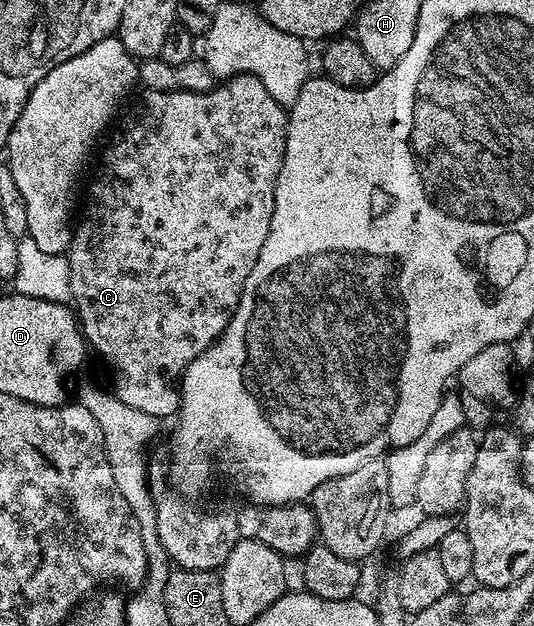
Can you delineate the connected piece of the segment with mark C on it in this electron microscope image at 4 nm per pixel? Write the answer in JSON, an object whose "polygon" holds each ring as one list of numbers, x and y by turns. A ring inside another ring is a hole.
{"polygon":[[242,72,238,76,229,76,223,82,217,83,208,92,159,92,158,90,147,90,143,93,144,97,137,102,132,108,132,113,124,120,124,125,120,128,120,137,109,146,104,152,104,157,100,160,100,169,96,172,96,177,92,180,92,189,88,192,88,205,84,208,84,217,79,217,78,223,75,225,72,241,66,253,68,257,68,265,70,266,70,286,72,287,71,303,74,305,74,311,80,321,81,329,89,349,92,348,98,355,104,359,106,367,112,371,111,387,116,393,116,397,122,402,126,402,128,406,134,406,134,410,142,410,142,414,150,414,157,418,165,418,164,416,175,417,180,411,180,381,186,369,190,366,190,362,194,362,194,358,198,358,210,345,213,344,220,335,226,330,226,326,230,322,230,318,234,314,234,310,240,301,240,292,244,289,246,278,250,274,250,270,254,270,254,262,258,262,258,254,262,250,262,242,266,242,266,234,270,234,270,222,274,214,274,202,276,201,276,183,278,182,278,174,280,167,284,161,284,147,286,146,286,138,288,137,288,112,285,105,279,99,272,97,271,87,268,84,258,82,256,76,251,76,248,72]]}

